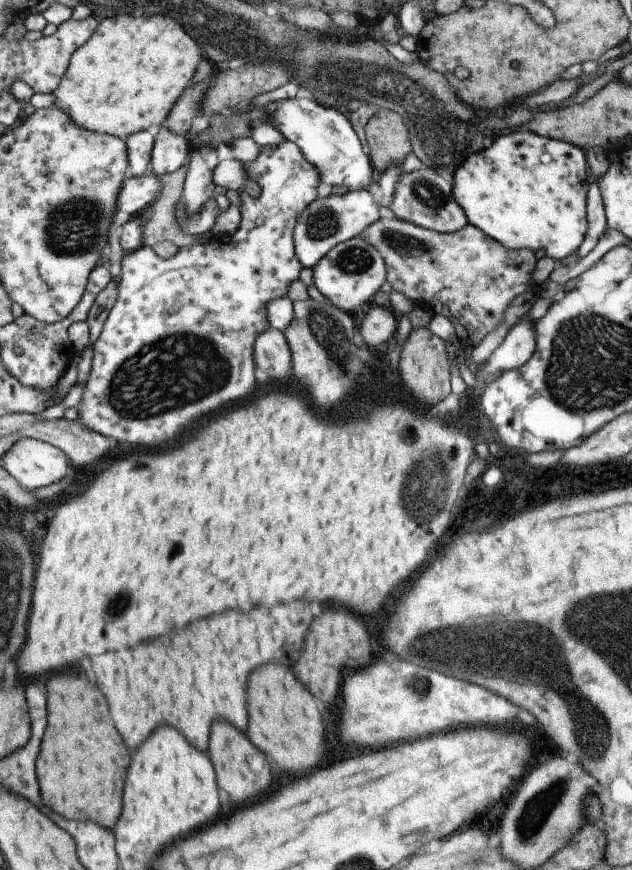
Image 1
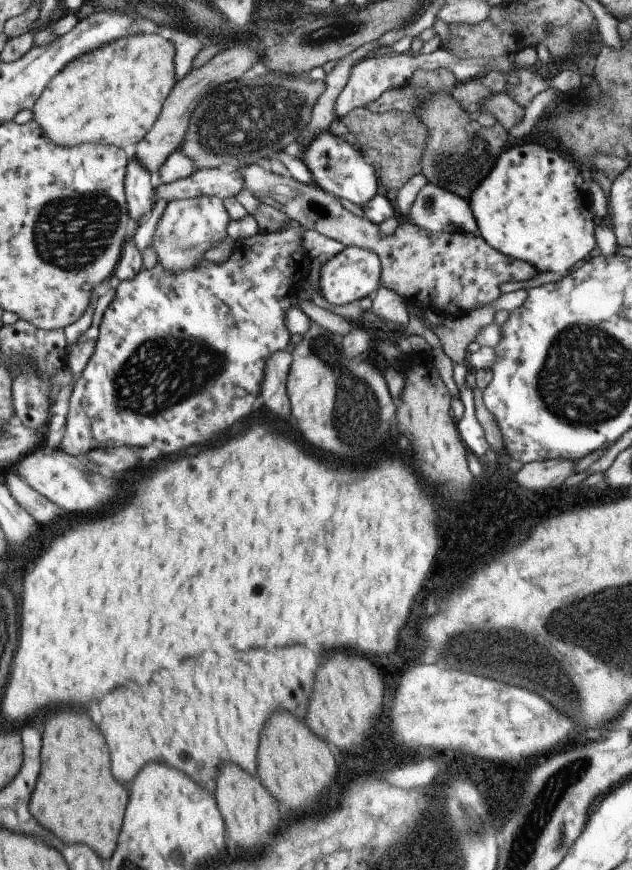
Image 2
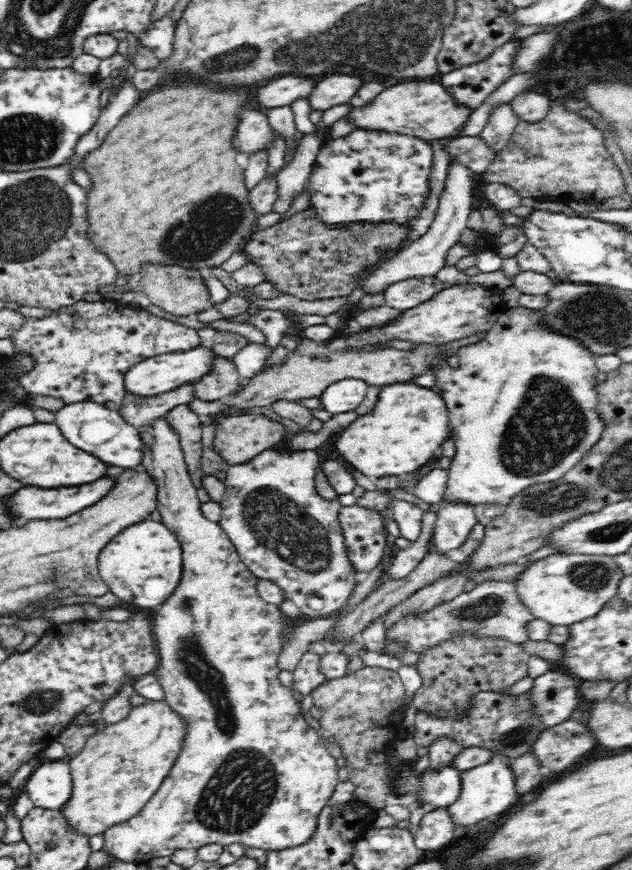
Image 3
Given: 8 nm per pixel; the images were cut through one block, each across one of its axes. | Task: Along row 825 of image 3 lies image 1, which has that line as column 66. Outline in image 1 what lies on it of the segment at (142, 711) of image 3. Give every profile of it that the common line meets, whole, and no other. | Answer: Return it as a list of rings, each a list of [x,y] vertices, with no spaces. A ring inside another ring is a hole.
[[[121,14],[113,15],[111,17],[103,18],[98,25],[95,27],[91,38],[82,44],[69,59],[67,68],[65,69],[65,74],[61,75],[61,80],[57,84],[57,88],[53,90],[51,96],[53,96],[52,106],[59,108],[67,114],[67,118],[79,126],[79,128],[85,128],[89,132],[99,132],[99,134],[111,134],[111,136],[117,136],[121,139],[126,139],[129,134],[133,132],[139,132],[141,130],[152,130],[155,131],[161,124],[161,120],[165,118],[166,114],[169,112],[169,109],[177,102],[177,98],[181,96],[181,93],[188,88],[191,82],[193,73],[195,72],[199,62],[205,57],[203,55],[203,50],[197,46],[197,42],[193,38],[189,38],[183,28],[179,26],[177,20],[171,20],[171,18],[165,18],[165,16],[145,16],[131,15],[131,14]]]

